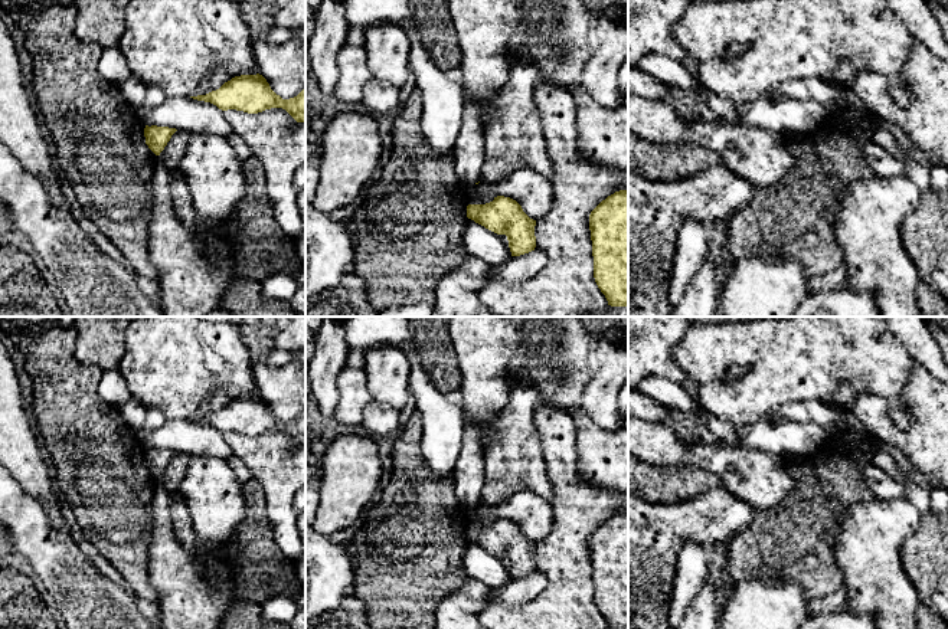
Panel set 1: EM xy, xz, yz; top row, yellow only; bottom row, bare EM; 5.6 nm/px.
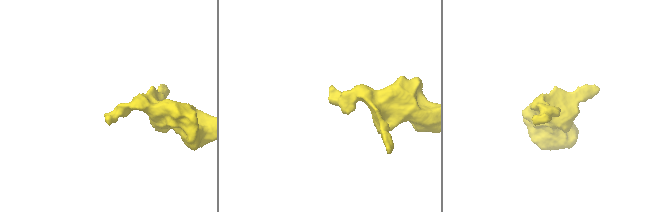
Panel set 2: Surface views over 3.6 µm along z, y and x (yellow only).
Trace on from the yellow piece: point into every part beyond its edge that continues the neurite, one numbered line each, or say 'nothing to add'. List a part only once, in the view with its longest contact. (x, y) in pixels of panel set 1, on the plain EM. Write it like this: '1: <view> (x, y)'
nothing to add

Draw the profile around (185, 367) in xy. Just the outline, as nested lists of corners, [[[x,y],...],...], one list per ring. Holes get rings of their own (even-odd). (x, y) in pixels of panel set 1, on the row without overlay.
[[[135,317],[125,330],[125,353],[118,370],[131,397],[147,409],[160,410],[167,420],[206,417],[235,399],[259,396],[252,371],[254,351],[246,345],[242,330],[233,324],[206,322],[197,317]]]

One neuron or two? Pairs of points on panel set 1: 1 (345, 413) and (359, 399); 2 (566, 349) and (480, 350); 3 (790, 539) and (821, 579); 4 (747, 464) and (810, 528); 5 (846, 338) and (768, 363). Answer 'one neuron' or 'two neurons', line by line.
1: one neuron
2: one neuron
3: one neuron
4: two neurons
5: one neuron

